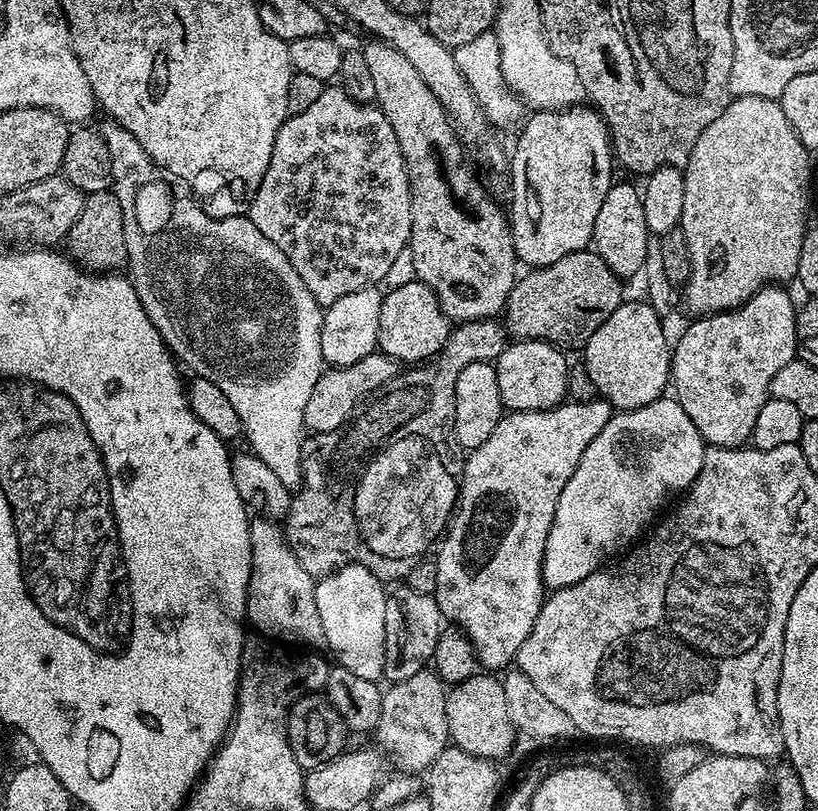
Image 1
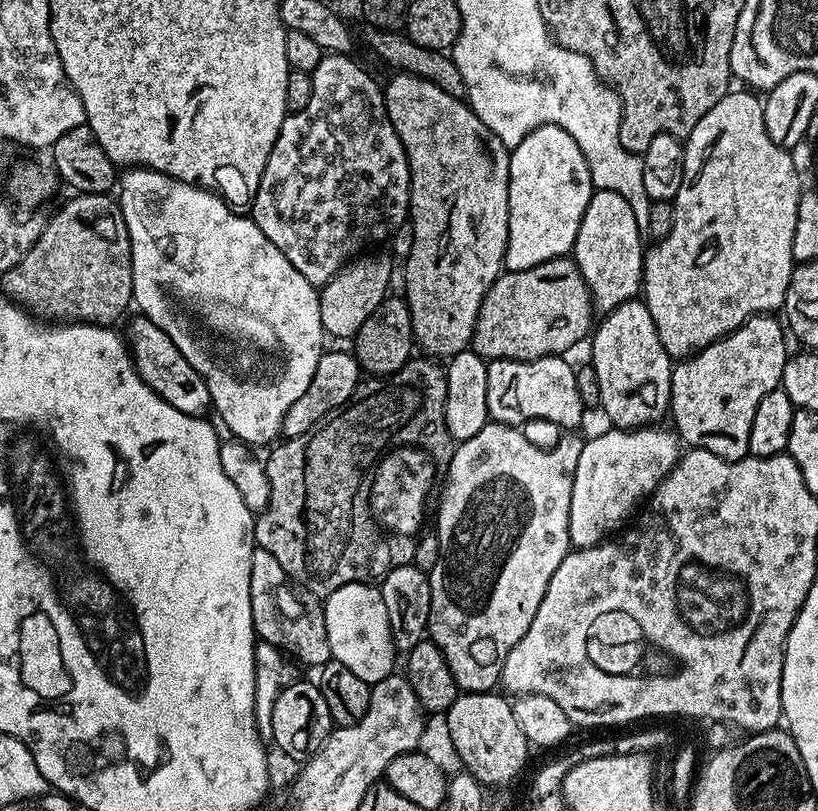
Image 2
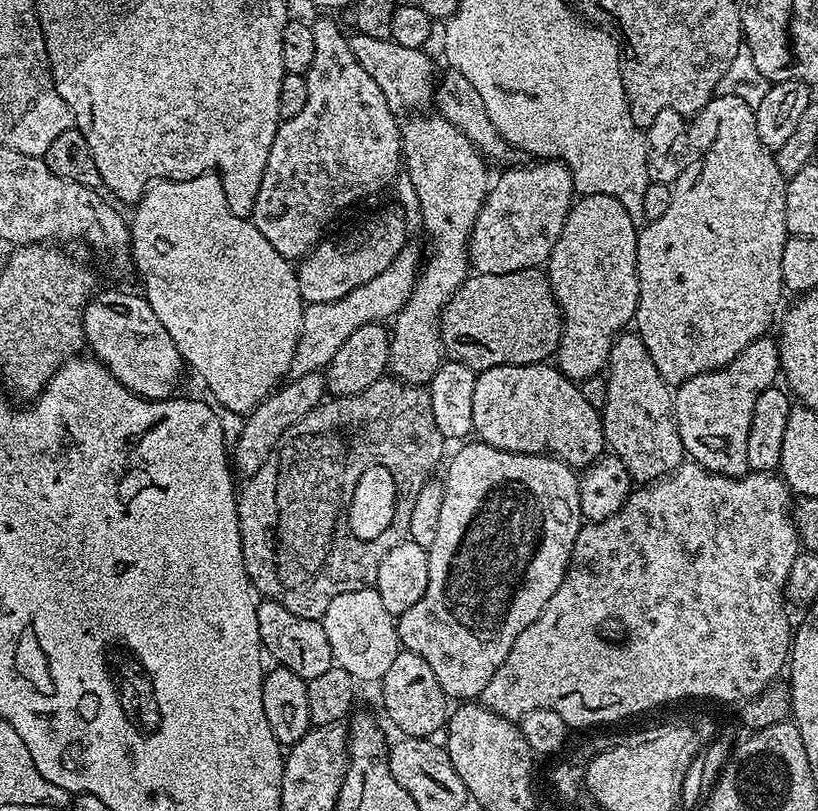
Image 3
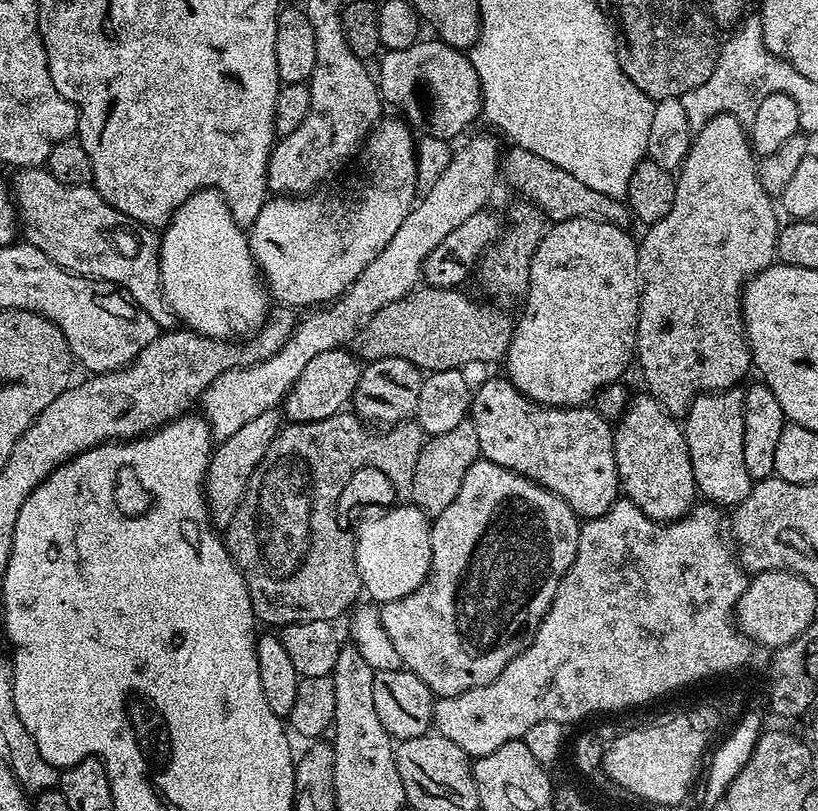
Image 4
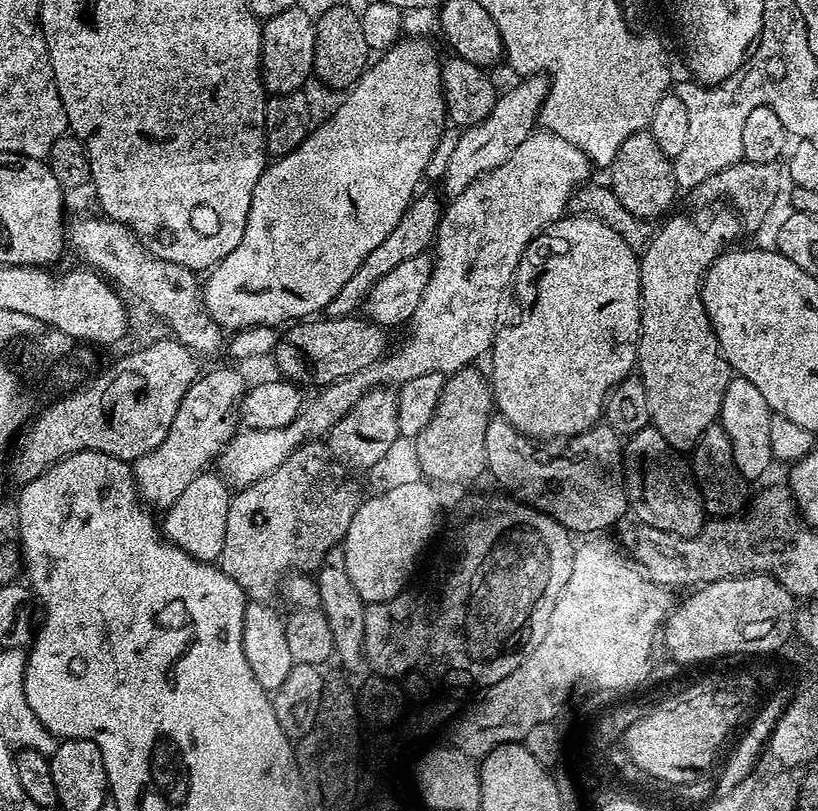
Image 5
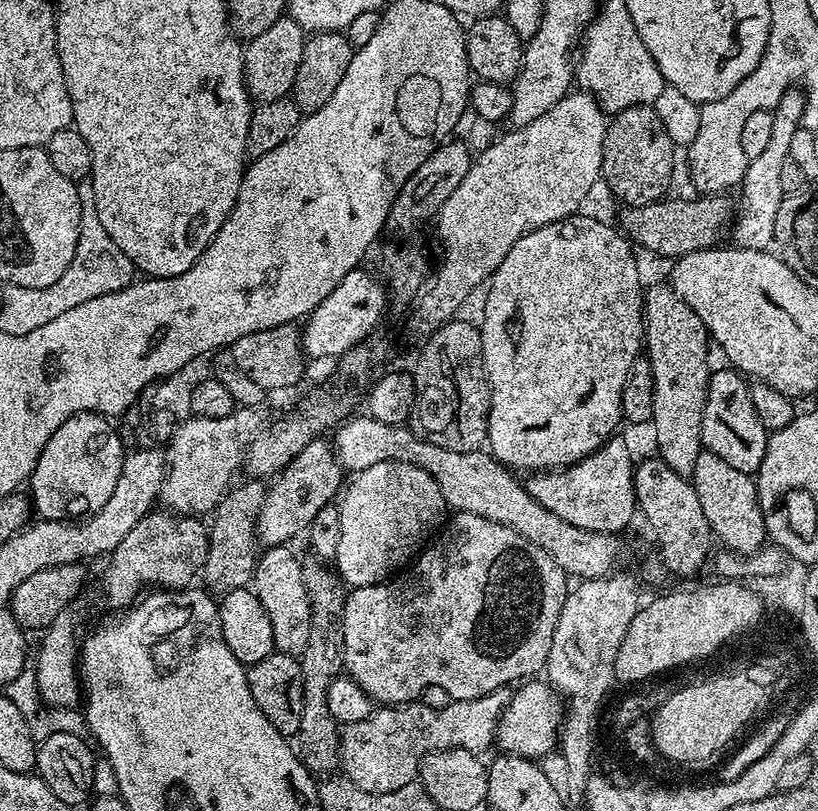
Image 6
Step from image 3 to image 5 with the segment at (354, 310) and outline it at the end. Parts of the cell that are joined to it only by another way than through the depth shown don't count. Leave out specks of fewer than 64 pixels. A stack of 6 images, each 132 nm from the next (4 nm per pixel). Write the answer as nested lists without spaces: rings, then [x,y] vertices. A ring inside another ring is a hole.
[[[533,74],[523,77],[521,84],[513,86],[509,92],[501,91],[496,98],[496,105],[491,114],[482,118],[474,126],[461,131],[455,149],[451,152],[450,162],[446,165],[442,185],[449,197],[462,194],[470,182],[474,182],[482,174],[494,170],[494,166],[500,166],[526,138],[532,135],[540,119],[540,111],[548,97],[549,79],[544,74]],[[212,368],[207,372],[208,369],[197,376],[190,390],[186,390],[178,412],[174,414],[174,422],[170,422],[170,430],[162,438],[160,445],[131,461],[136,495],[153,509],[168,509],[176,501],[178,494],[182,494],[182,490],[190,486],[193,478],[209,467],[208,462],[211,458],[213,461],[223,449],[237,427],[238,405],[240,397],[246,391],[246,383],[232,368]]]

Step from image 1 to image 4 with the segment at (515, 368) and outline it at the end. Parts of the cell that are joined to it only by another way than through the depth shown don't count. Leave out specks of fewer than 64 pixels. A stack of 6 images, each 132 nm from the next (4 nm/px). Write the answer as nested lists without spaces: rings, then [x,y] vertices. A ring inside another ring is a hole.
[[[500,376],[486,381],[470,396],[470,419],[478,434],[481,457],[534,480],[542,487],[558,494],[558,498],[565,500],[570,510],[576,512],[577,517],[593,520],[606,514],[606,510],[610,510],[610,506],[622,492],[614,454],[613,425],[603,420],[592,406],[554,408],[536,404],[528,396],[521,394],[511,380]]]

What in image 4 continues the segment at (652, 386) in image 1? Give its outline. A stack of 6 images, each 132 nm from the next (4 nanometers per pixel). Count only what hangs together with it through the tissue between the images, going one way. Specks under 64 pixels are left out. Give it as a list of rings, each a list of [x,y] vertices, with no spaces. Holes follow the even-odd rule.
[[[633,395],[628,401],[628,411],[614,424],[612,437],[620,486],[623,495],[632,500],[634,506],[638,506],[638,510],[642,510],[642,514],[646,514],[652,520],[667,522],[680,519],[692,511],[698,500],[694,482],[694,466],[690,466],[690,450],[686,446],[681,421],[671,416],[653,396],[643,395]]]

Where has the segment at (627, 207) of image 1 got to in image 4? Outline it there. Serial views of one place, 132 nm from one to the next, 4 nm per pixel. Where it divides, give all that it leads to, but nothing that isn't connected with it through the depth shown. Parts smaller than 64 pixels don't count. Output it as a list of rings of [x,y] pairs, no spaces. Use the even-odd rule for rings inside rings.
[[[574,218],[573,220],[562,220],[553,223],[545,231],[540,240],[536,252],[532,255],[532,265],[528,268],[528,290],[526,299],[523,301],[524,313],[520,320],[515,321],[512,341],[508,347],[506,365],[508,364],[507,379],[511,380],[513,386],[524,396],[528,396],[536,404],[543,404],[554,408],[578,408],[587,405],[595,397],[599,388],[605,388],[608,384],[617,383],[620,376],[628,368],[628,363],[633,363],[636,350],[636,323],[640,313],[640,271],[636,261],[636,249],[638,247],[635,239],[628,237],[629,233],[623,228],[614,226],[610,222],[600,222],[590,218]]]

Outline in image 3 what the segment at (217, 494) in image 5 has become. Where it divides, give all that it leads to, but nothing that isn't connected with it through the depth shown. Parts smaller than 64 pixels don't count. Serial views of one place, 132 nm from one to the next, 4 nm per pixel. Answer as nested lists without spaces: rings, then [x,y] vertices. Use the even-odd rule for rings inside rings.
[[[320,372],[302,374],[291,382],[293,384],[285,383],[272,395],[267,396],[254,411],[247,413],[245,420],[248,421],[245,422],[244,429],[236,440],[236,452],[234,448],[234,468],[239,475],[241,472],[241,477],[247,478],[255,474],[284,437],[286,430],[297,424],[303,416],[310,414],[310,410],[317,408],[325,399],[326,380]]]

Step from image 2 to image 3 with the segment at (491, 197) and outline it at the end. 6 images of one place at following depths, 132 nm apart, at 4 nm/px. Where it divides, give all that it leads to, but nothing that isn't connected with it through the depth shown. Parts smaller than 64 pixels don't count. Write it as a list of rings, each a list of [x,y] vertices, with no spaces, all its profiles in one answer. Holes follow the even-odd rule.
[[[416,114],[407,125],[403,125],[400,134],[400,146],[403,159],[406,161],[406,180],[417,191],[422,218],[424,219],[423,235],[428,235],[428,244],[432,253],[427,253],[423,261],[420,276],[416,280],[410,298],[390,324],[390,354],[388,355],[388,372],[405,384],[427,386],[432,383],[434,374],[438,374],[440,365],[445,359],[444,343],[440,341],[440,312],[451,302],[452,295],[459,290],[470,275],[468,258],[468,239],[472,237],[472,227],[488,198],[490,176],[489,165],[480,151],[472,145],[470,138],[458,130],[445,116],[439,114]]]

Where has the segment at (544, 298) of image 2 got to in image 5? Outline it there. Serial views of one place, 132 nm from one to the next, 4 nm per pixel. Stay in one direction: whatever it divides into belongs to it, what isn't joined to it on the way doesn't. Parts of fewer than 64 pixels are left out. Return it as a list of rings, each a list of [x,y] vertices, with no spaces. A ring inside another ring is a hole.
[[[356,314],[335,318],[305,318],[293,323],[288,330],[277,343],[274,357],[280,367],[279,375],[297,386],[332,384],[335,380],[372,364],[388,348],[388,336],[384,333],[387,331],[381,325]]]

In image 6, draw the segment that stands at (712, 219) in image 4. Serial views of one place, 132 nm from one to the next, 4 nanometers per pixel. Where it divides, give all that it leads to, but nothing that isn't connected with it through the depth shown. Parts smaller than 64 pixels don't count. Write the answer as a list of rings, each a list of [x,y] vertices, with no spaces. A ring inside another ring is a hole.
[[[667,283],[656,284],[650,287],[644,293],[644,342],[643,347],[646,349],[646,355],[650,362],[650,370],[654,370],[654,414],[650,425],[651,431],[656,431],[656,444],[660,447],[658,452],[659,459],[665,460],[670,466],[670,470],[674,470],[679,476],[691,477],[694,470],[694,462],[698,462],[698,454],[702,451],[700,443],[700,431],[702,430],[702,414],[706,406],[706,394],[708,393],[708,377],[710,375],[710,367],[708,368],[708,344],[710,348],[710,337],[706,326],[702,322],[702,318],[698,318],[698,314],[694,314],[694,310],[690,310],[690,306],[686,306],[686,302],[682,302],[682,298]]]

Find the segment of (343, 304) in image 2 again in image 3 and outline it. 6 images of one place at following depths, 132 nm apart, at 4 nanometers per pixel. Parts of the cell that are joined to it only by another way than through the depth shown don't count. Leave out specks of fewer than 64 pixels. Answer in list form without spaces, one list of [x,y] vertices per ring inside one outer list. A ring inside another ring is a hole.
[[[372,220],[365,228],[354,229],[348,244],[344,240],[321,239],[320,243],[299,261],[296,268],[300,296],[305,305],[334,302],[370,282],[372,278],[382,274],[382,270],[386,270],[386,266],[390,266],[394,258],[398,258],[409,240],[410,235],[402,223],[387,224],[384,220]]]

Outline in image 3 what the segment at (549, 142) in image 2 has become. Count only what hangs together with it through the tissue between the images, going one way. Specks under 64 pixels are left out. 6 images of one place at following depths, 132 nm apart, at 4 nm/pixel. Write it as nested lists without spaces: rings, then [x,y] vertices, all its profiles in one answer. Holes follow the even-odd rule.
[[[555,158],[536,162],[533,168],[512,166],[489,187],[488,198],[468,239],[468,258],[479,274],[510,274],[547,265],[574,203],[570,170]]]

